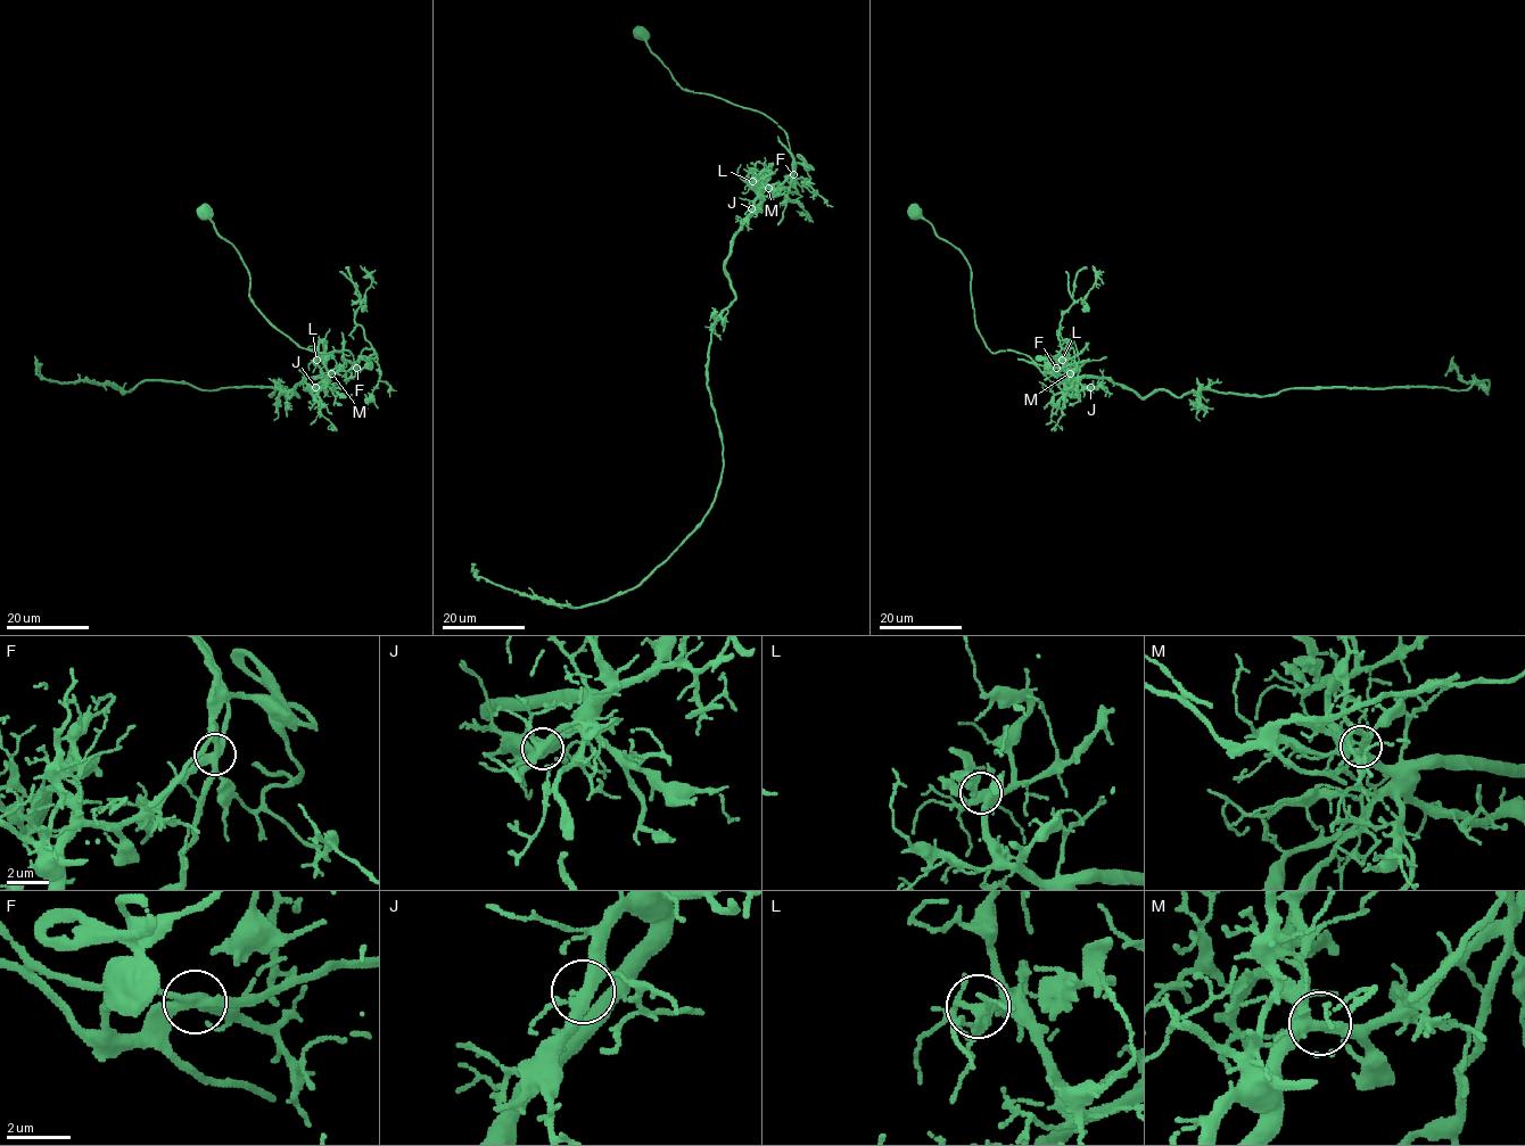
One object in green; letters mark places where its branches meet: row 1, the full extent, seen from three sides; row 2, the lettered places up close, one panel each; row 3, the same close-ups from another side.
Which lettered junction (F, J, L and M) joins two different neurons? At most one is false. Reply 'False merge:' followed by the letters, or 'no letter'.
False merge: F

